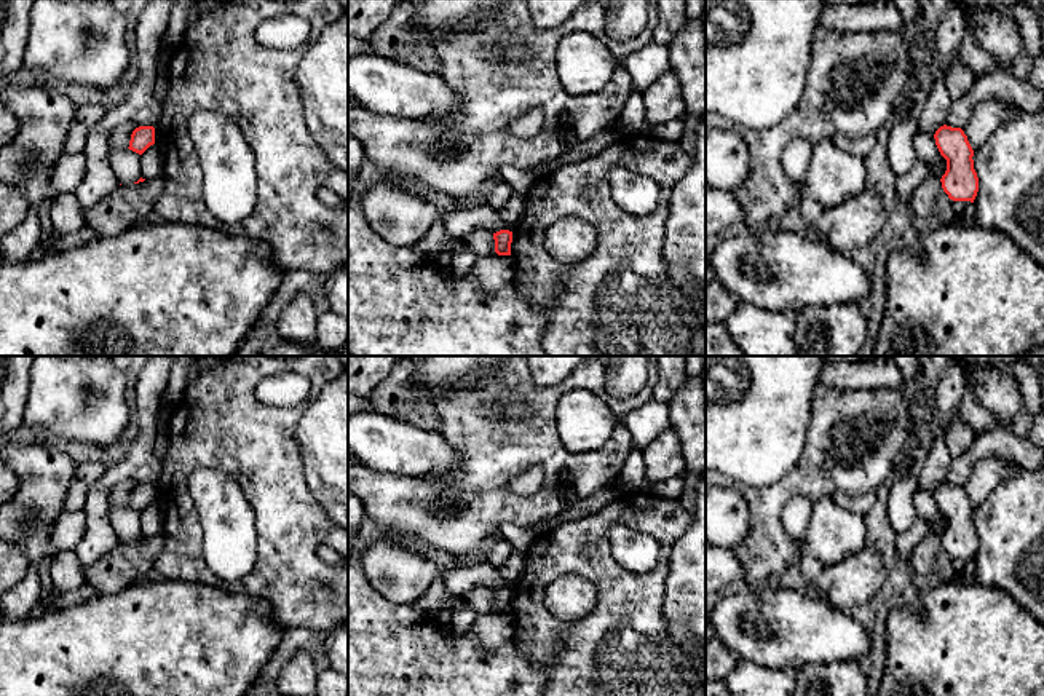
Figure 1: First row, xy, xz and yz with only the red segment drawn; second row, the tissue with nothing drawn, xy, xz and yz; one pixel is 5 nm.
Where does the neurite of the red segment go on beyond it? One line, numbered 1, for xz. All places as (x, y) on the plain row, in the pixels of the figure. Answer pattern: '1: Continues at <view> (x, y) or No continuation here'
1: No continuation here

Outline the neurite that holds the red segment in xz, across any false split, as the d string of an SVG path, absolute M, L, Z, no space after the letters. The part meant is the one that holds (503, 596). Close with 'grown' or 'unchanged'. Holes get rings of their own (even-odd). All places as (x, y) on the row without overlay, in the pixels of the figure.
M500 587L493 591L495 610L498 613L511 613L512 589Z; unchanged

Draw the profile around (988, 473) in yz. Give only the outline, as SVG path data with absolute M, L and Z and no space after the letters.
M988 457L980 460L967 482L963 485L967 498L975 508L980 504L998 485L1009 477L1014 477L1023 471L1022 465L1014 458Z

